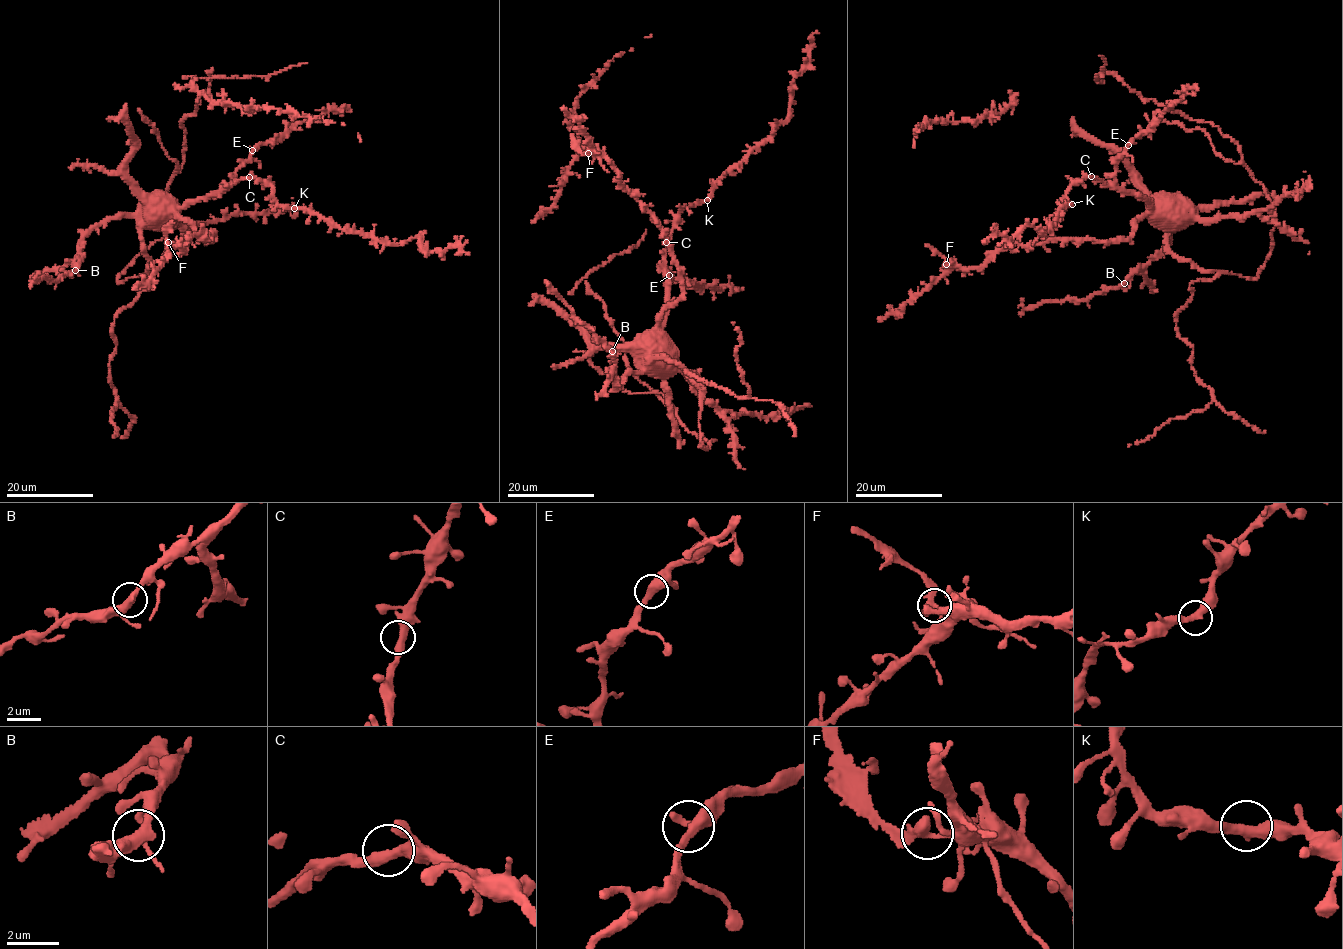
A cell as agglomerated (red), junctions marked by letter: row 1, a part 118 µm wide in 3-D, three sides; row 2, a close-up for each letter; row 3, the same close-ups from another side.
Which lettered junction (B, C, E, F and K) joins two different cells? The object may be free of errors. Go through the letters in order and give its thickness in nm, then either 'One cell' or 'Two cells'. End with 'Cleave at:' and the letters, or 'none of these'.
B: Thickness 420 nm. One cell
C: Thickness 440 nm. One cell
E: Thickness 360 nm. One cell
F: Thickness 400 nm. Two cells
K: Thickness 400 nm. One cell
Cleave at: F

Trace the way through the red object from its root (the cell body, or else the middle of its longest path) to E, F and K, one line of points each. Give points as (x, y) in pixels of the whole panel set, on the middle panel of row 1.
E: (649, 335), (658, 329), (663, 319), (667, 272), (663, 272), (666, 269), (669, 275)
F: (649, 335), (659, 314), (682, 294), (681, 269), (667, 237), (631, 191), (623, 190), (607, 158), (588, 153)
K: (649, 335), (658, 329), (665, 313), (665, 248), (674, 218), (683, 208), (707, 200)

